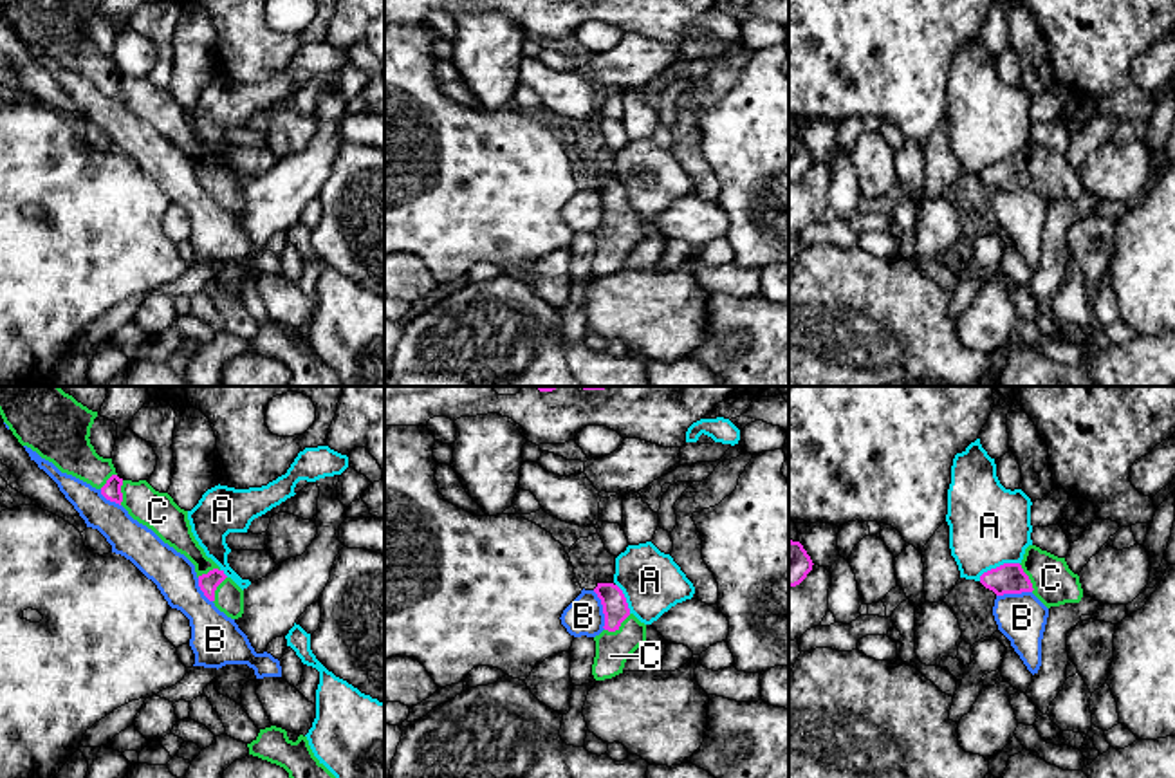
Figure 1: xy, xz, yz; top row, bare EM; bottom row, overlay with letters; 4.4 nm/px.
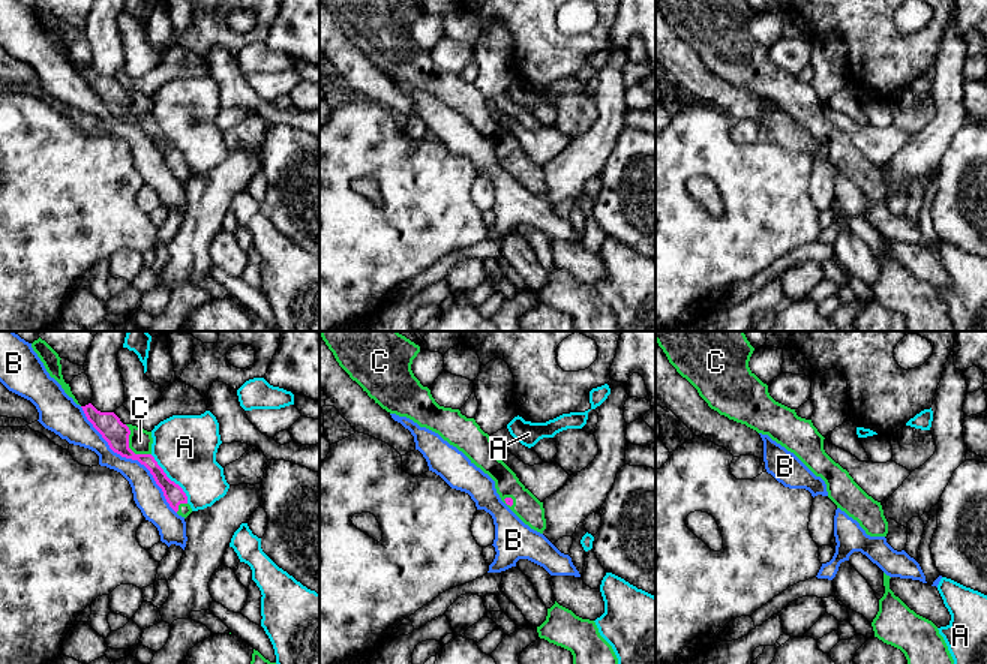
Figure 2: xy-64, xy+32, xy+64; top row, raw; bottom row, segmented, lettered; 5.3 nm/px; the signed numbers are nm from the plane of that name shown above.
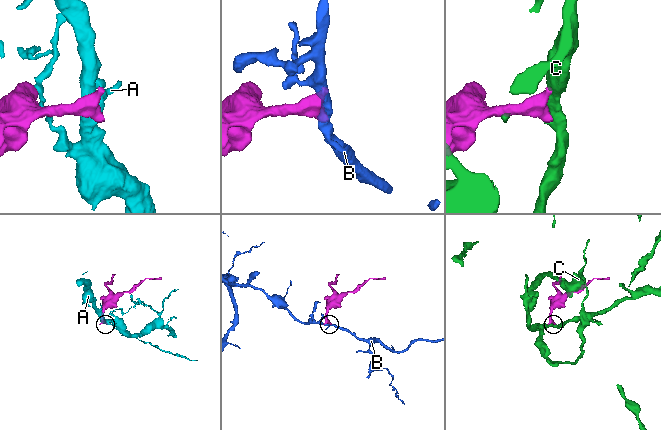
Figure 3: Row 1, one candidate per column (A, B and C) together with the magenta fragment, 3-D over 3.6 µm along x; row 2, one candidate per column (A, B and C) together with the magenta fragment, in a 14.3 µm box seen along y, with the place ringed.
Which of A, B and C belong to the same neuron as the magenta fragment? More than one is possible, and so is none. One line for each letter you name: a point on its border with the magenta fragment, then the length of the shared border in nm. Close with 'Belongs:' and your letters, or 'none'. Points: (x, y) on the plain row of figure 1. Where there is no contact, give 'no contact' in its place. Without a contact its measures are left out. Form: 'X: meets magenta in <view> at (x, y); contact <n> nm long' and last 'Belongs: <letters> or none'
C: meets magenta in xz at (618, 222); contact 140 nm long
Belongs: C

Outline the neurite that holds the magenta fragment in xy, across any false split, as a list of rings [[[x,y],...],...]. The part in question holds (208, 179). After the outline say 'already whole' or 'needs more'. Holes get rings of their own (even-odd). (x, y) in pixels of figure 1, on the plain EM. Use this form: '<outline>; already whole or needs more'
[[[0,0],[0,11],[22,42],[61,69],[99,85],[106,96],[123,101],[134,116],[184,150],[195,161],[204,191],[227,213],[242,213],[244,186],[206,152],[191,128],[188,107],[146,76],[119,74],[112,54],[96,49],[88,32],[97,7],[83,0]]]; needs more

